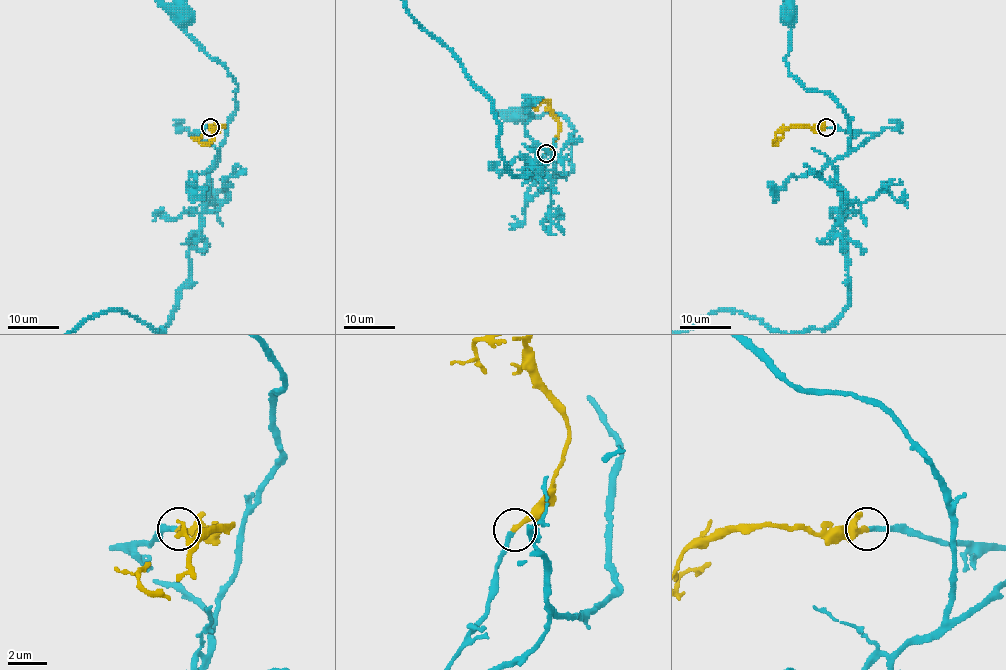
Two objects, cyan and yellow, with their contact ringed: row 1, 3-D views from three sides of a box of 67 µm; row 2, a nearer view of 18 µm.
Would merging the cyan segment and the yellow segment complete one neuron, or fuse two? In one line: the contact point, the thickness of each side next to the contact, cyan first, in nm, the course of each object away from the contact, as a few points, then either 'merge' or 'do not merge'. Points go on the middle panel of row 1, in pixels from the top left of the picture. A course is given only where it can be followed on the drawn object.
at (546, 153); 240 nm thick on the cyan side, 300 nm on the other; cyan runs (546, 153), (528, 198), (573, 167), (573, 127), (551, 112), (523, 117), (521, 109), (519, 115); yellow runs (546, 153), (555, 143), (560, 122), (547, 102), (536, 102), (533, 108), (528, 108); merge

